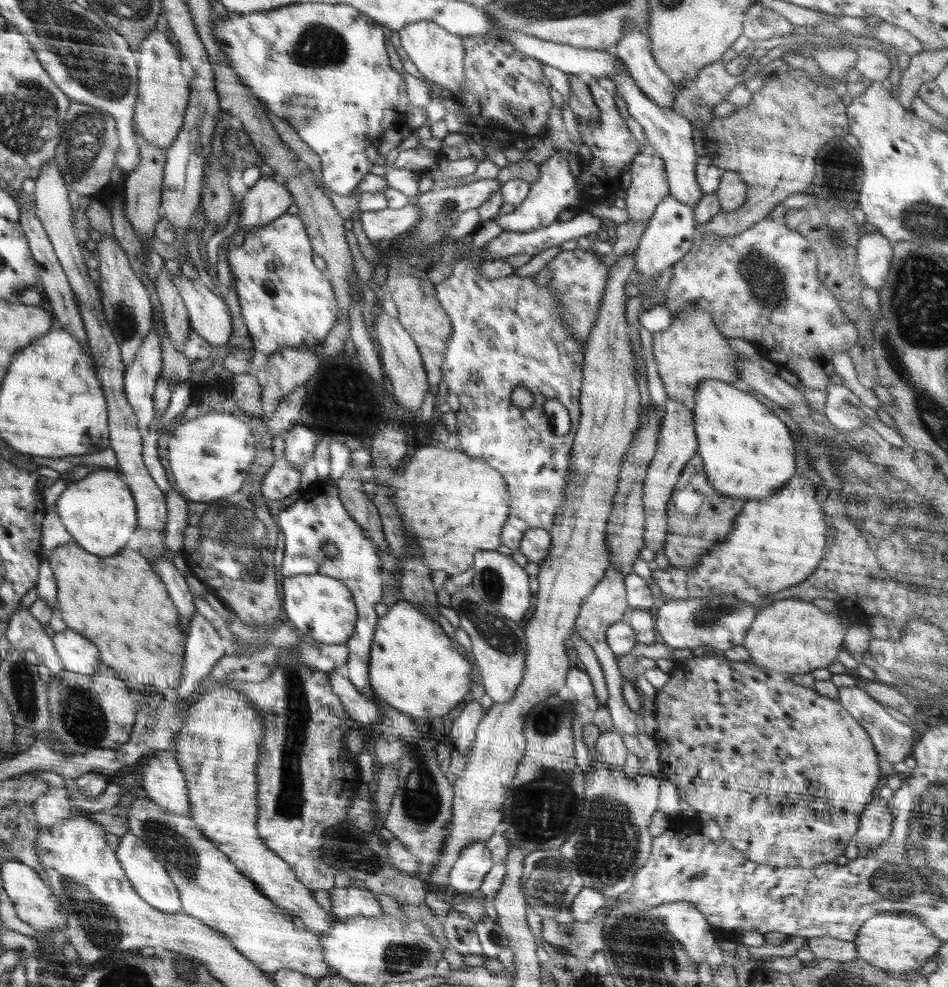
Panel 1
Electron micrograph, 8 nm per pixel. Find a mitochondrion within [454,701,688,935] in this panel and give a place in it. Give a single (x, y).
(608, 843)

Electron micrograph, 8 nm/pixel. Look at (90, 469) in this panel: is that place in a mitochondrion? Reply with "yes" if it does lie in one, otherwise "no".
no

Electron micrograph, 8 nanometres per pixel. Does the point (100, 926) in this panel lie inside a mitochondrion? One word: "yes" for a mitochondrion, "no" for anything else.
yes

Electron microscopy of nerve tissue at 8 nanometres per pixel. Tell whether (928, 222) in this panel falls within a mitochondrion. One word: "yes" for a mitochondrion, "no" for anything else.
yes

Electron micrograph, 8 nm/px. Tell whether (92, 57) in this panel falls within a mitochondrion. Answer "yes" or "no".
yes

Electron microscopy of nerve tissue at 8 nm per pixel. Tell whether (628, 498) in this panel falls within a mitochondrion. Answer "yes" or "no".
yes

